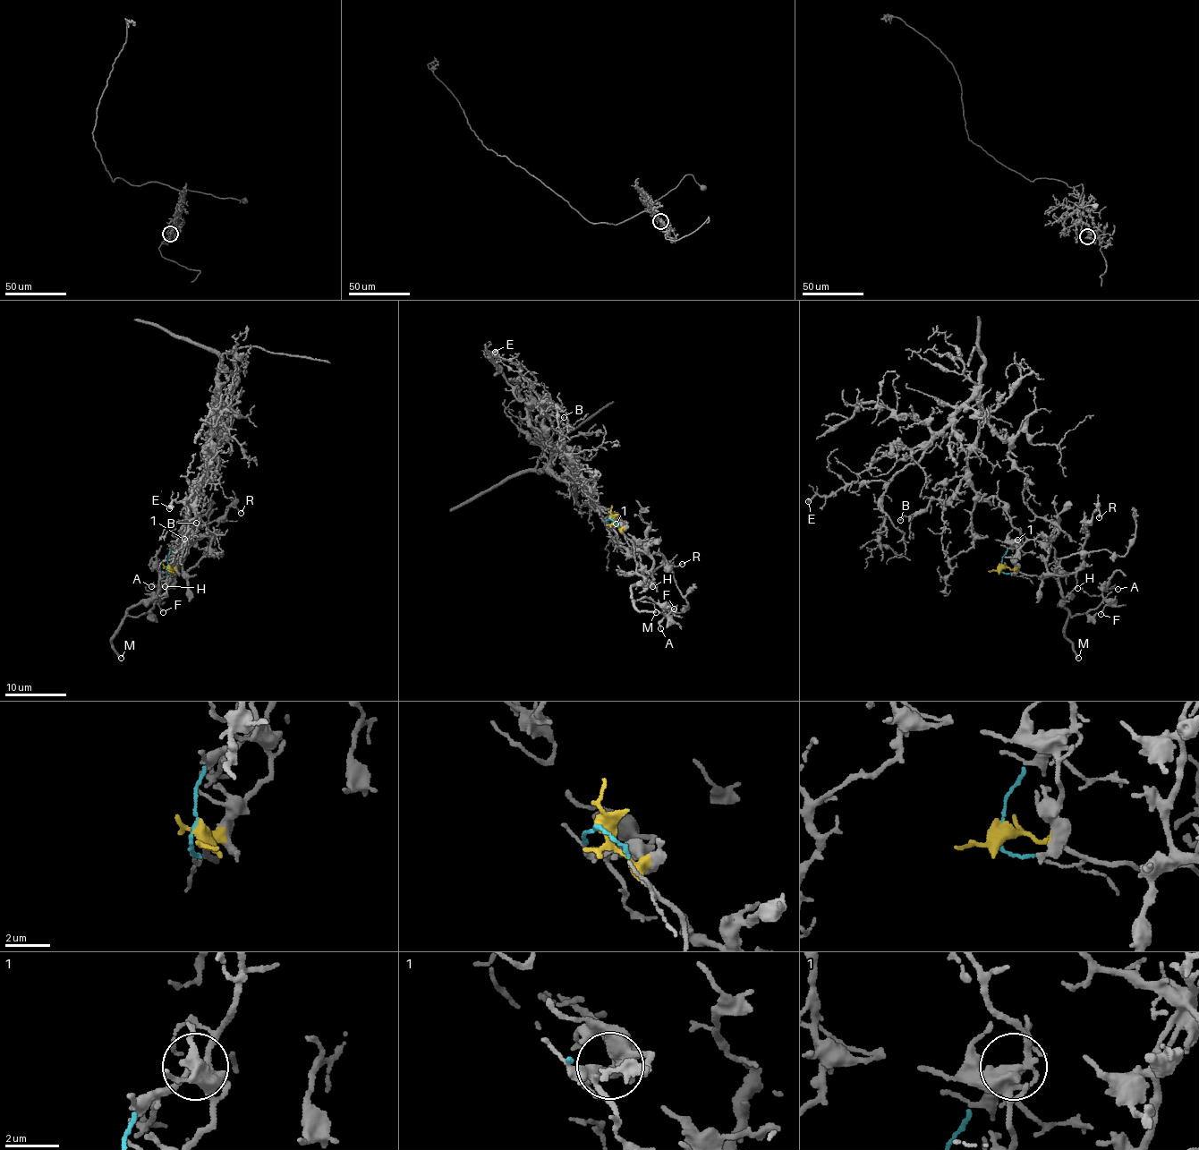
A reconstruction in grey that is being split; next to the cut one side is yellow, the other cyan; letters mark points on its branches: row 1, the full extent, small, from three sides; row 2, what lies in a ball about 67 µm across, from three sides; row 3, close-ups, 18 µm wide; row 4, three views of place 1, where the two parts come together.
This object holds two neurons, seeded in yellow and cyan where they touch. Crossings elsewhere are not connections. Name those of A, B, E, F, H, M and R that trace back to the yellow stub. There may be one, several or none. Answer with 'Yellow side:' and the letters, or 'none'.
Yellow side: A, F, H, M, R

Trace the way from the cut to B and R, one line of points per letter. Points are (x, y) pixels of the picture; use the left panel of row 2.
B: (168, 566), (171, 549), (191, 532), (200, 479), (193, 499), (185, 505), (185, 517), (196, 523)
R: (168, 566), (173, 575), (161, 578), (175, 573), (188, 532), (219, 520), (232, 506), (240, 514)

